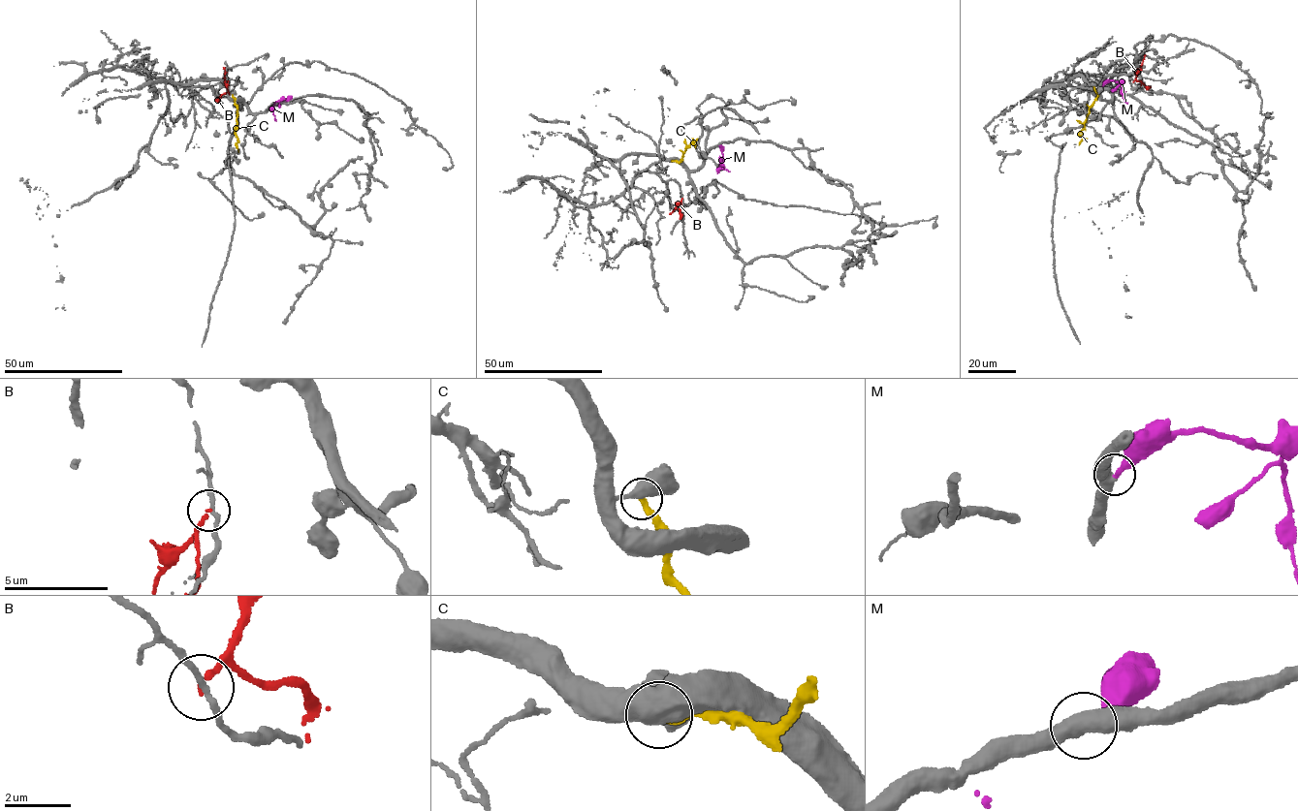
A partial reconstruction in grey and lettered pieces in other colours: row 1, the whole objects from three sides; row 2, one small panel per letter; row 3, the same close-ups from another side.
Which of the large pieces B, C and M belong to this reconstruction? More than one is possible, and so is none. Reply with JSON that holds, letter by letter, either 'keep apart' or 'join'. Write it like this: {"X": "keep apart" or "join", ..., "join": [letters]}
{"B": "keep apart", "C": "keep apart", "M": "join", "join": ["M"]}

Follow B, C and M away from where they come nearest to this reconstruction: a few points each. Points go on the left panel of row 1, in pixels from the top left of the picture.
B: (229, 93), (224, 67)
C: (232, 95), (237, 112), (235, 133), (238, 151)
M: (286, 101), (288, 97), (273, 106), (275, 121)

